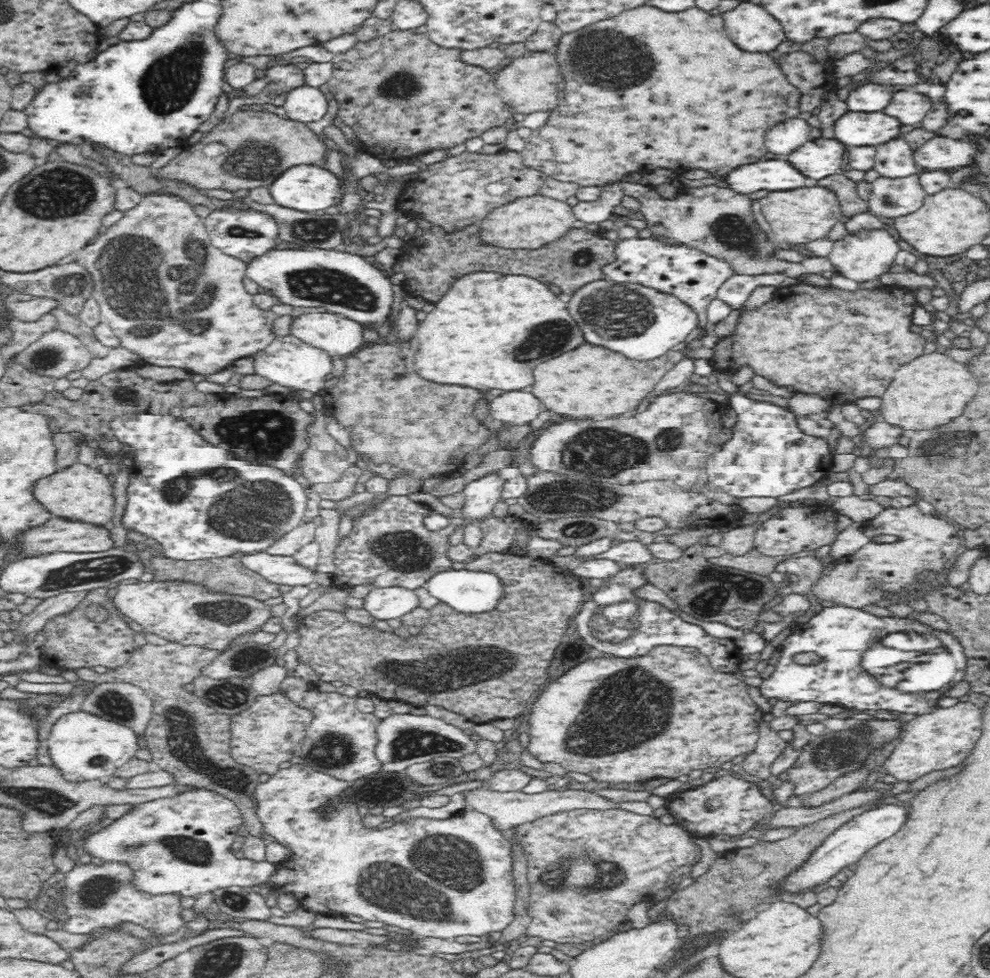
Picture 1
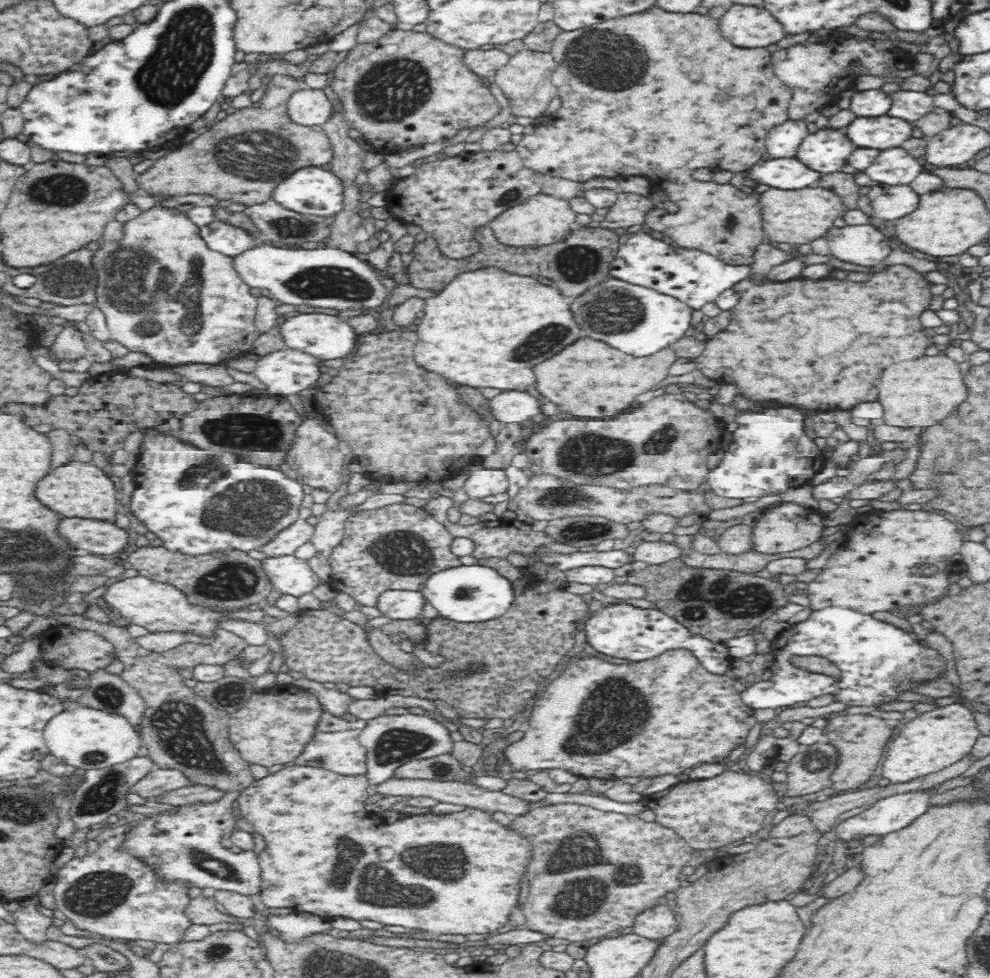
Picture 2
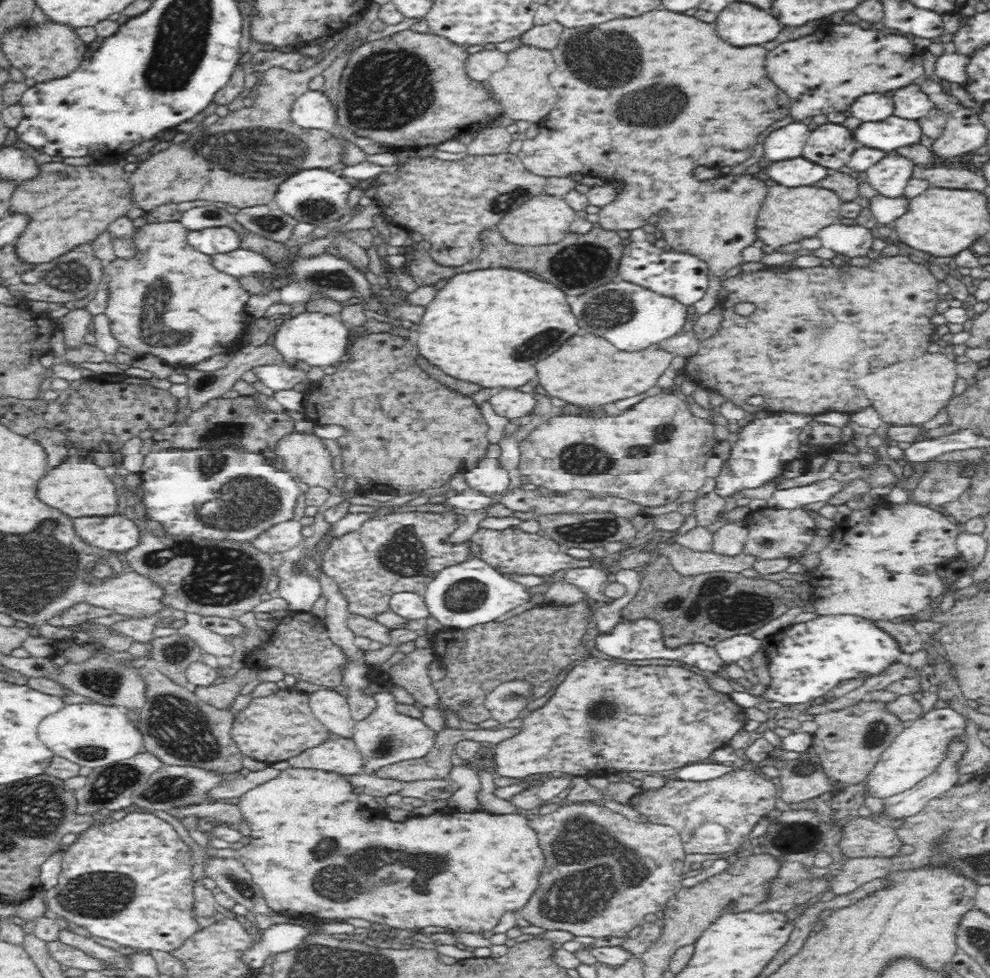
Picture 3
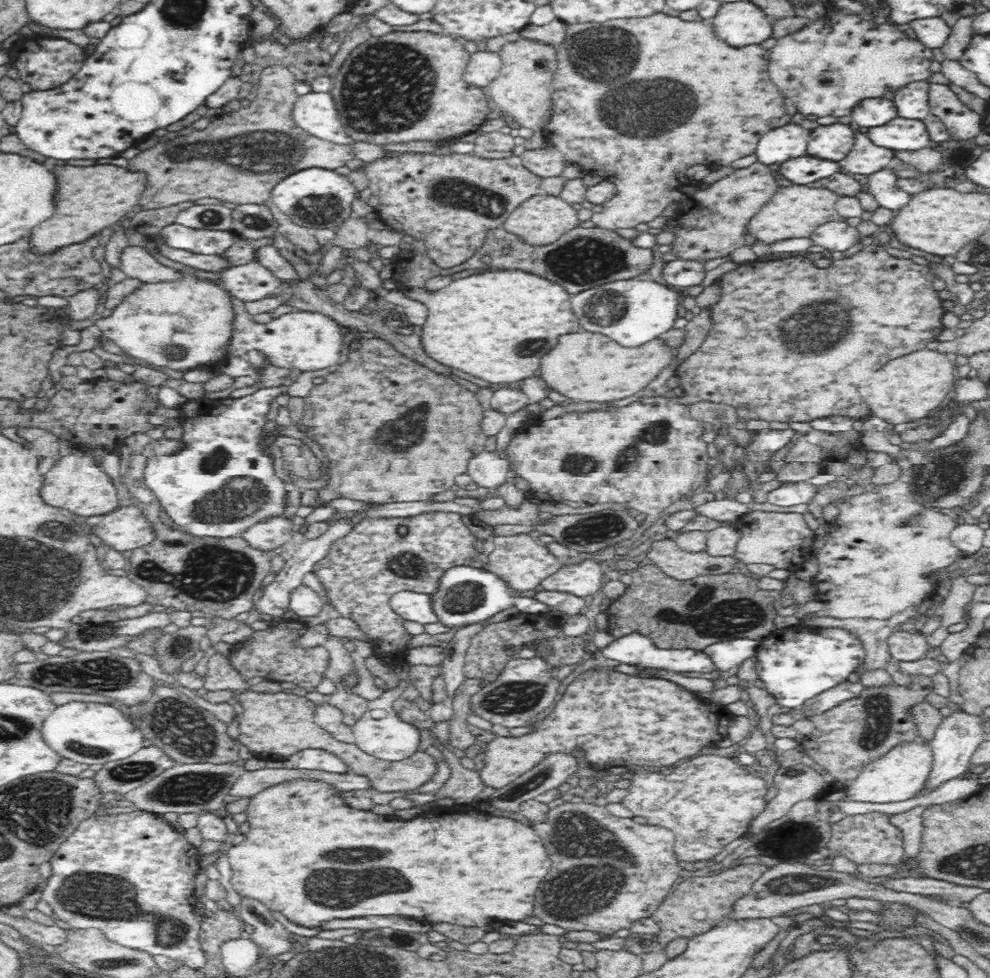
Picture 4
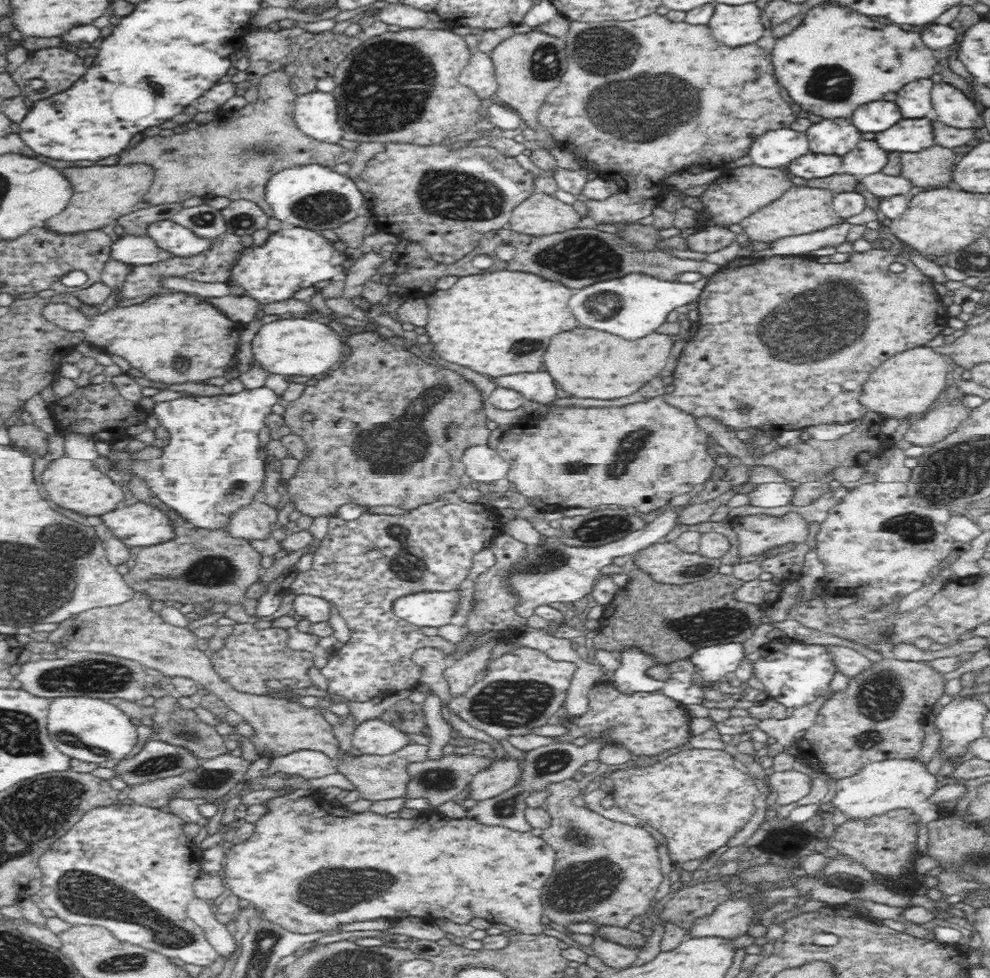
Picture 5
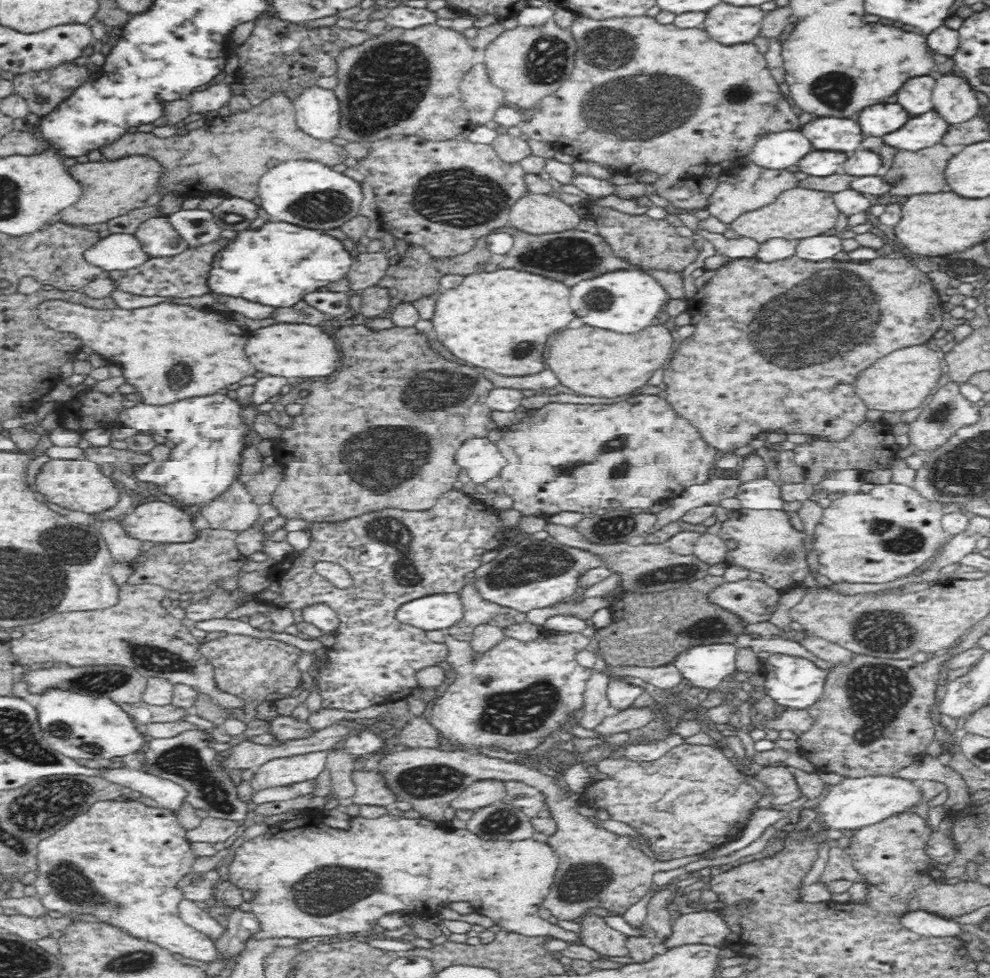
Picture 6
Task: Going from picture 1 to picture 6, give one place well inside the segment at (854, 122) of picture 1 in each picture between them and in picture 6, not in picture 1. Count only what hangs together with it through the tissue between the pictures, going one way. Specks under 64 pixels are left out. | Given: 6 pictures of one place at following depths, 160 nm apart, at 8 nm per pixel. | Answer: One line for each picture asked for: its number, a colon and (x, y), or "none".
2: (882, 132)
3: (893, 133)
4: (901, 134)
5: (910, 135)
6: (923, 131)

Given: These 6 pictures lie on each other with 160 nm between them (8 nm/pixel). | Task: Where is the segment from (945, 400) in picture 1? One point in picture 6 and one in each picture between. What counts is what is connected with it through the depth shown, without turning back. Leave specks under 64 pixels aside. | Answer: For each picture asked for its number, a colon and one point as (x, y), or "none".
2: (915, 394)
3: (909, 393)
4: (910, 388)
5: (905, 386)
6: (903, 380)

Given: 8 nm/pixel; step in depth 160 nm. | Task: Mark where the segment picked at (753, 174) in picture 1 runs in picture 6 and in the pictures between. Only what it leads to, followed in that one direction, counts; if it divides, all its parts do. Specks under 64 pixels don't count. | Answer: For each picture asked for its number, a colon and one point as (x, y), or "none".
2: (789, 174)
3: (800, 172)
4: (807, 169)
5: (812, 166)
6: (817, 163)

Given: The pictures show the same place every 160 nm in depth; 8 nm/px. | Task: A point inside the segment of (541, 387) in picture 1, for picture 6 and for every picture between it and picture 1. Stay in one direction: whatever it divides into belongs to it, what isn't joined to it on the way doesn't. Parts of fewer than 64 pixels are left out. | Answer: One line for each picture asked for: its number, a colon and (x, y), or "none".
2: (588, 376)
3: (587, 368)
4: (587, 366)
5: (588, 363)
6: (596, 362)

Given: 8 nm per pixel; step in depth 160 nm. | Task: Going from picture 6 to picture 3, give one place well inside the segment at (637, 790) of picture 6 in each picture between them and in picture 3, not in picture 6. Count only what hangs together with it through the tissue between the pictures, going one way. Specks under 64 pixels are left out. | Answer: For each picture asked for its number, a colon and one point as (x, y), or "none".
3: (711, 818)
4: (707, 801)
5: (697, 799)

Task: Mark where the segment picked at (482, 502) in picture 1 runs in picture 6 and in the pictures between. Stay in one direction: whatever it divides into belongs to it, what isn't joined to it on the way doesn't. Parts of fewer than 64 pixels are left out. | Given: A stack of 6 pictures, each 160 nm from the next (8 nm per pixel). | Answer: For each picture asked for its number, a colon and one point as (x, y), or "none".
2: (481, 483)
3: (488, 477)
4: (487, 469)
5: (483, 464)
6: (482, 459)

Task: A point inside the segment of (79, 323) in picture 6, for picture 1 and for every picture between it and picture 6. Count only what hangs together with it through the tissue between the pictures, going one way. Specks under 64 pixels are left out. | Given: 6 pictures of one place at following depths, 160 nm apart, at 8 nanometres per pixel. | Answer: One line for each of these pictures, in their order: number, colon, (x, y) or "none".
1: (156, 274)
2: (164, 293)
3: (169, 292)
4: (181, 325)
5: (171, 338)

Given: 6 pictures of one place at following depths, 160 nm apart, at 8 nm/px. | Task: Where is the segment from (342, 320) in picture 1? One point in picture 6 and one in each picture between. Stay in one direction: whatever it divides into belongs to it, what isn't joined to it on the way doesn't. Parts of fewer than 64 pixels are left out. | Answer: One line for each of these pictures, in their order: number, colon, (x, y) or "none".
2: (325, 337)
3: (317, 339)
4: (306, 340)
5: (292, 346)
6: (294, 351)

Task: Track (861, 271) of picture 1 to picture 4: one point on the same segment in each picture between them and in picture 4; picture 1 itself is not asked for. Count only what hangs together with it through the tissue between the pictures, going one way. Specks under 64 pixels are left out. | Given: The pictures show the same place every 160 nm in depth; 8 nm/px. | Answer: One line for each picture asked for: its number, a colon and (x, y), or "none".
2: (865, 245)
3: (854, 241)
4: (838, 236)

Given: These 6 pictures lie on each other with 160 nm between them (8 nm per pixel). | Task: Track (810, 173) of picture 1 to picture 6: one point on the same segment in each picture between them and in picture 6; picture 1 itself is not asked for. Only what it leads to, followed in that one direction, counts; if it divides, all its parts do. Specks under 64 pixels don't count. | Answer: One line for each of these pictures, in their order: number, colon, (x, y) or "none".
2: (826, 151)
3: (830, 145)
4: (833, 142)
5: (839, 137)
6: (826, 133)

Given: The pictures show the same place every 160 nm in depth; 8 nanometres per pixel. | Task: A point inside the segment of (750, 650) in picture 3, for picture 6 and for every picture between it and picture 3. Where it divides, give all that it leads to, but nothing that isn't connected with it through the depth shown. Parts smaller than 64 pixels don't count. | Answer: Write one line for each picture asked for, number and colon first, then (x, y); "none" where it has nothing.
4: (725, 655)
5: (712, 663)
6: (706, 666)

